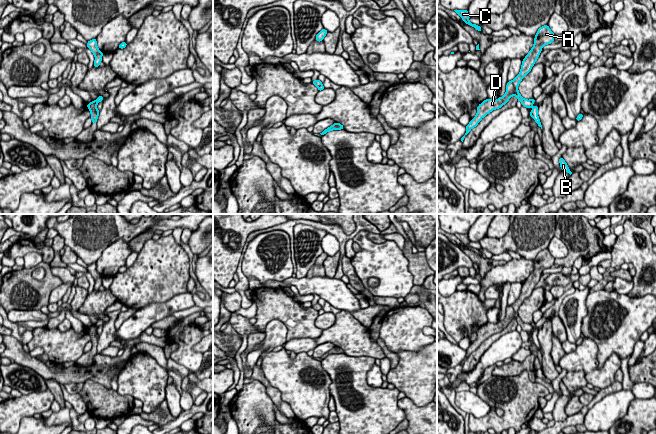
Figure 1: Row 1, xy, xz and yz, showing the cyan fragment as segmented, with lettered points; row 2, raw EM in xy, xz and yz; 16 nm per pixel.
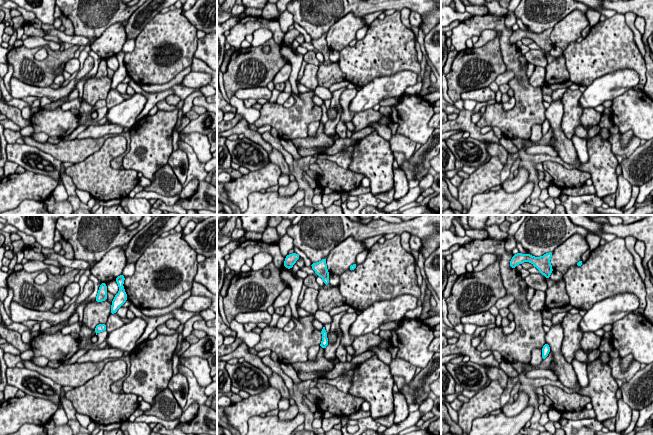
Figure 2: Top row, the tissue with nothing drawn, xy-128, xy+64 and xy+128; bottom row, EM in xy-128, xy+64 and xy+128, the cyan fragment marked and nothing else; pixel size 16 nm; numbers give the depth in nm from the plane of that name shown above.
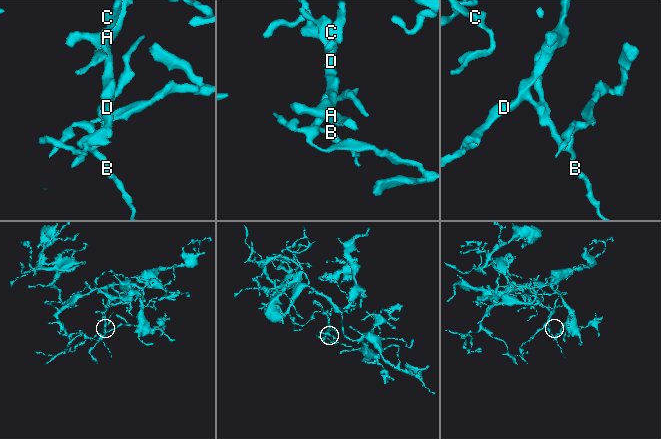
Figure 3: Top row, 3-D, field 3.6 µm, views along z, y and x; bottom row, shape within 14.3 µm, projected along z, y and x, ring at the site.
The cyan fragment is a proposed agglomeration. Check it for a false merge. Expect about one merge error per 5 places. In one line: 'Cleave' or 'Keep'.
Keep

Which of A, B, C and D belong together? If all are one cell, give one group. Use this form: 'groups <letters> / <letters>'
groups A B C D

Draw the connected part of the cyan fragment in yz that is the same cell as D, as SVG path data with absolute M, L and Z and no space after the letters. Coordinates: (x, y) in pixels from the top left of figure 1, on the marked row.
M544 25L538 29L535 35L534 45L522 61L520 73L512 81L508 81L506 85L506 93L503 97L499 97L497 100L487 98L485 101L479 104L477 107L476 116L466 126L466 133L461 138L462 142L470 130L476 127L483 117L485 117L491 111L501 108L513 95L515 95L518 101L522 103L522 106L531 108L532 104L535 103L535 99L524 99L518 91L518 85L524 76L531 71L533 65L541 53L543 46L551 44L554 41L554 37L555 34L550 30L548 25Z

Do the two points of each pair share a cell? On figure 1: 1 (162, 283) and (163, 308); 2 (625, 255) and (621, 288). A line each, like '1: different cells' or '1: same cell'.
1: different cells
2: different cells

